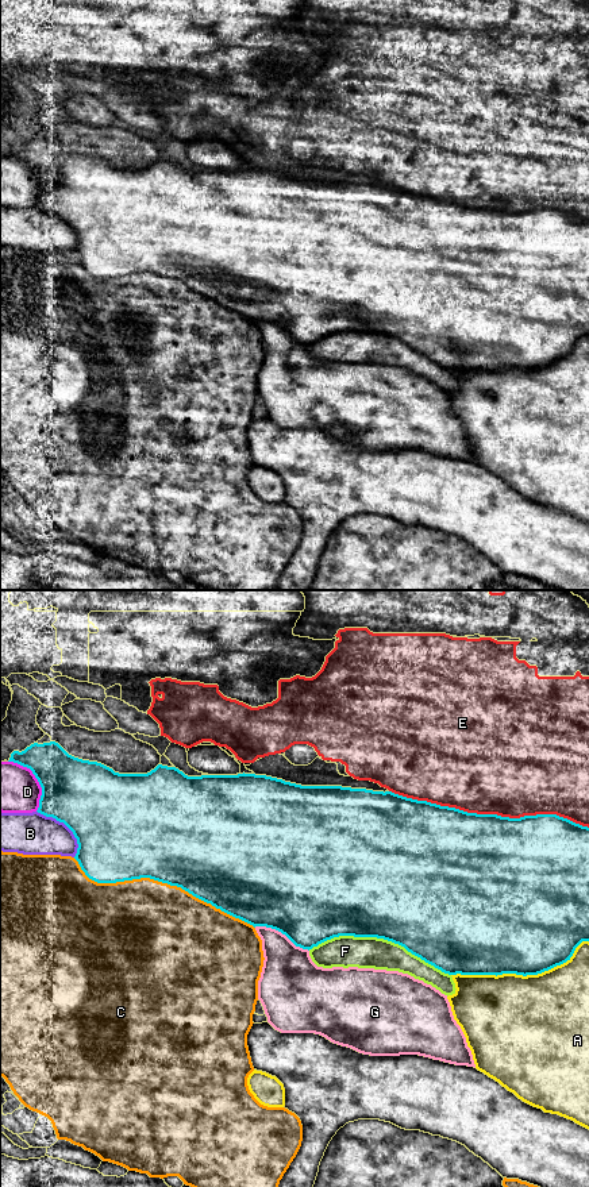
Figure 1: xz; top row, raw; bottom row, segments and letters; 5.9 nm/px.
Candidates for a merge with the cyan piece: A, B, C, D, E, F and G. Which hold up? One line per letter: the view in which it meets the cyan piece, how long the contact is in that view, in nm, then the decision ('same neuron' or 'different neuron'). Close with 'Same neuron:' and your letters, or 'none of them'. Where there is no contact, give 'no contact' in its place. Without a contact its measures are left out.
A: xz | 850 nm | different neuron
B: xz | 360 nm | different neuron
C: xz | 1150 nm | different neuron
D: xz | 340 nm | different neuron
E: xz | 1200 nm | different neuron
F: xz | 850 nm | different neuron
G: xz | 360 nm | different neuron
Same neuron: none of them

